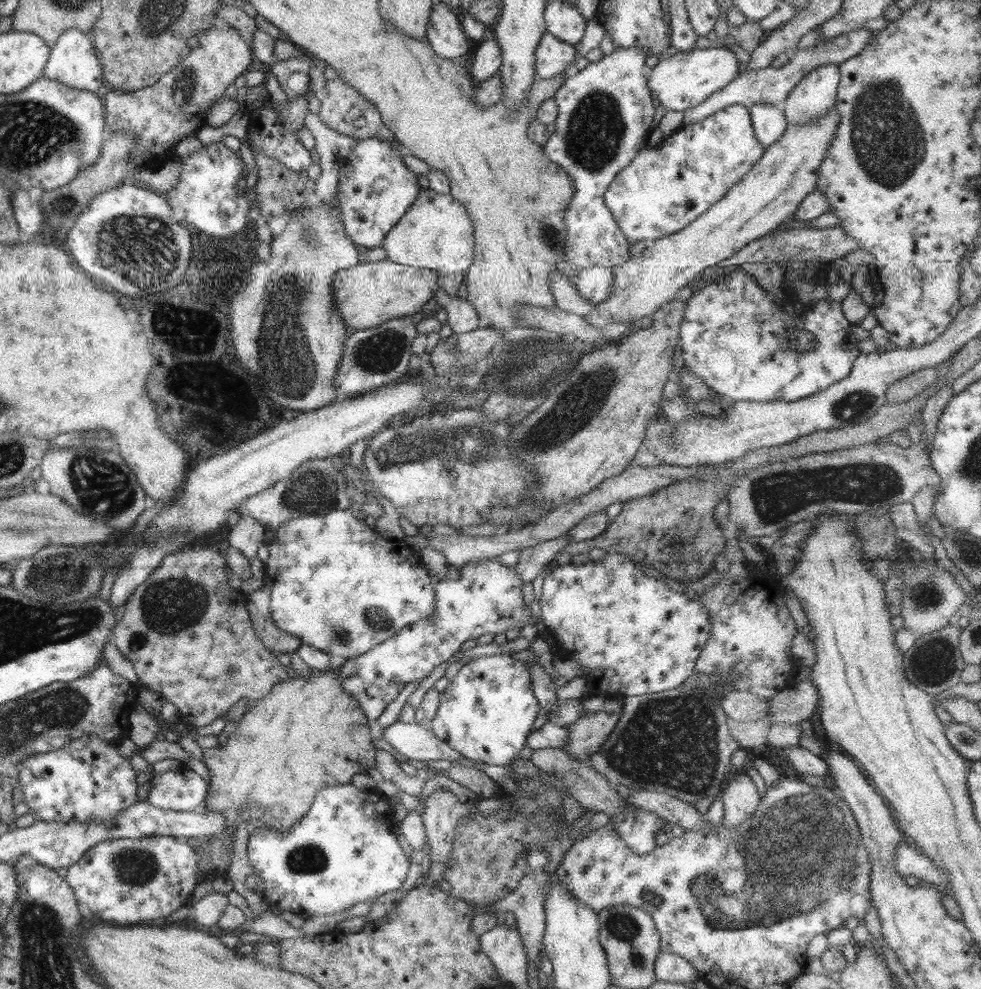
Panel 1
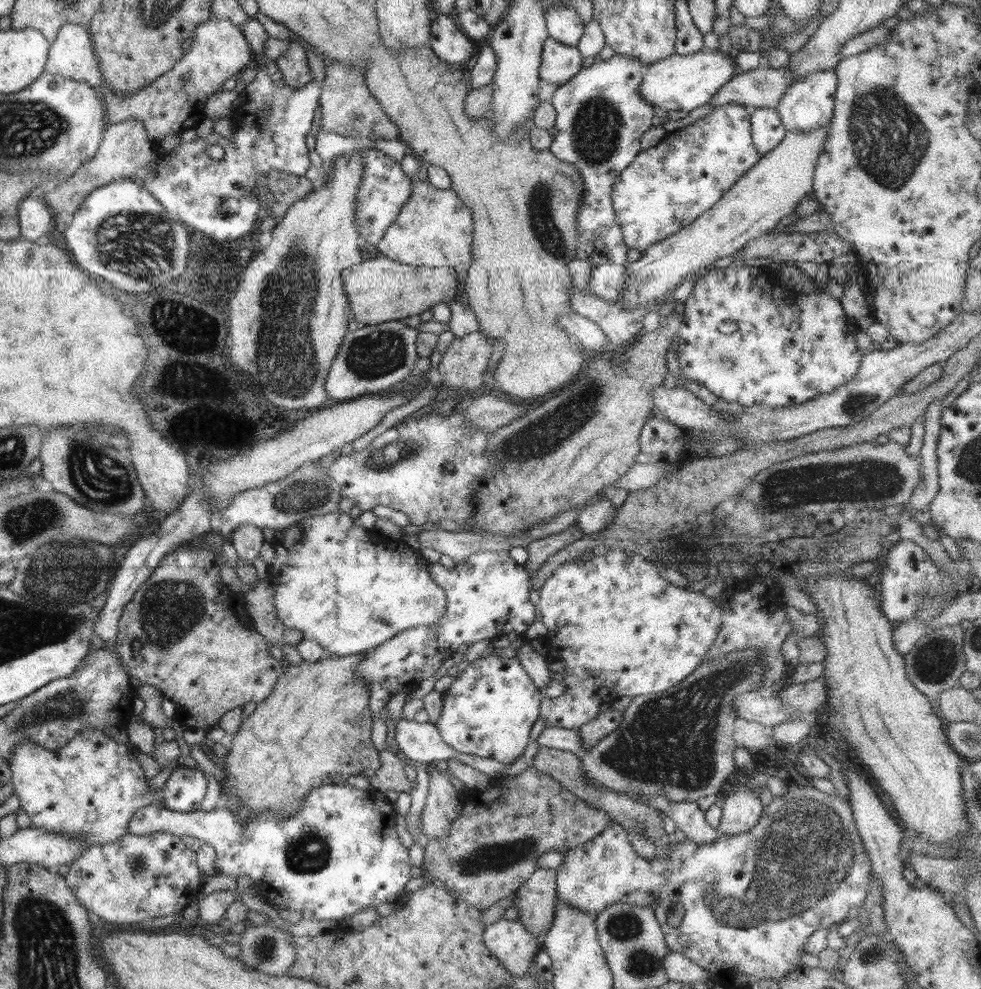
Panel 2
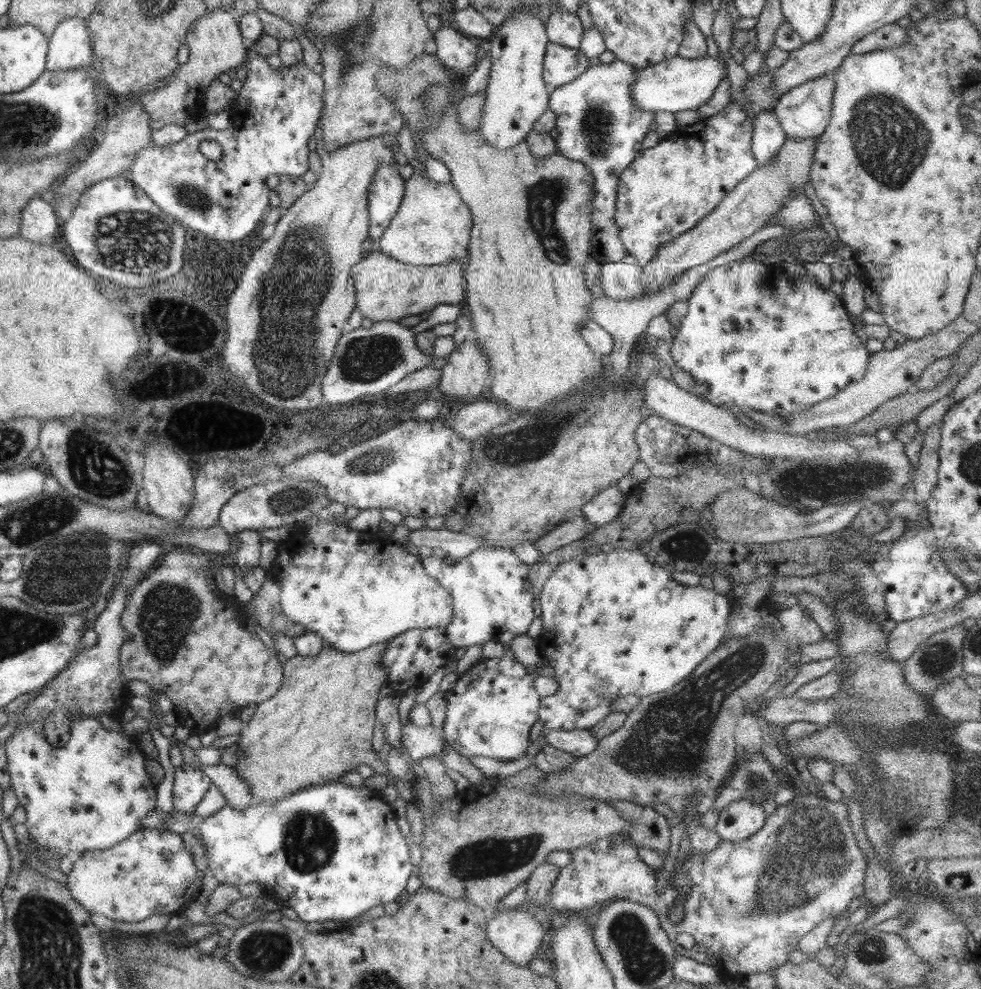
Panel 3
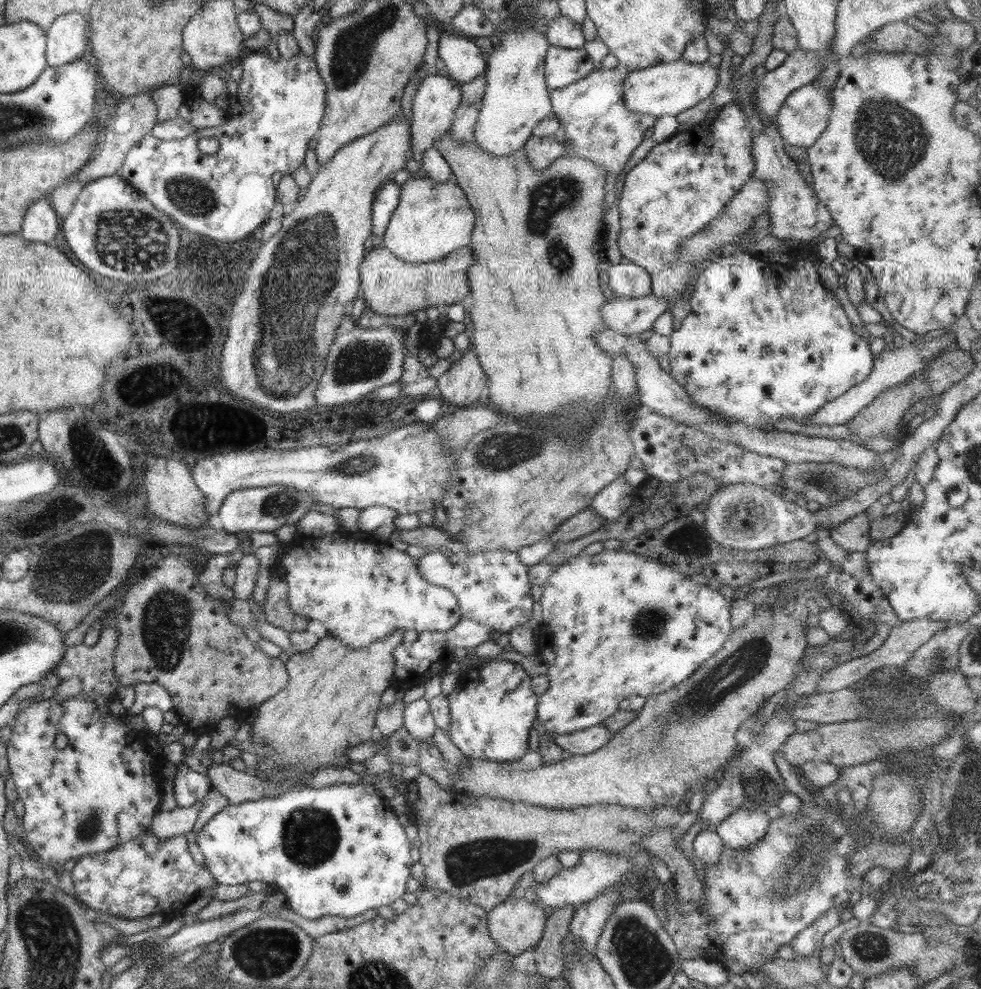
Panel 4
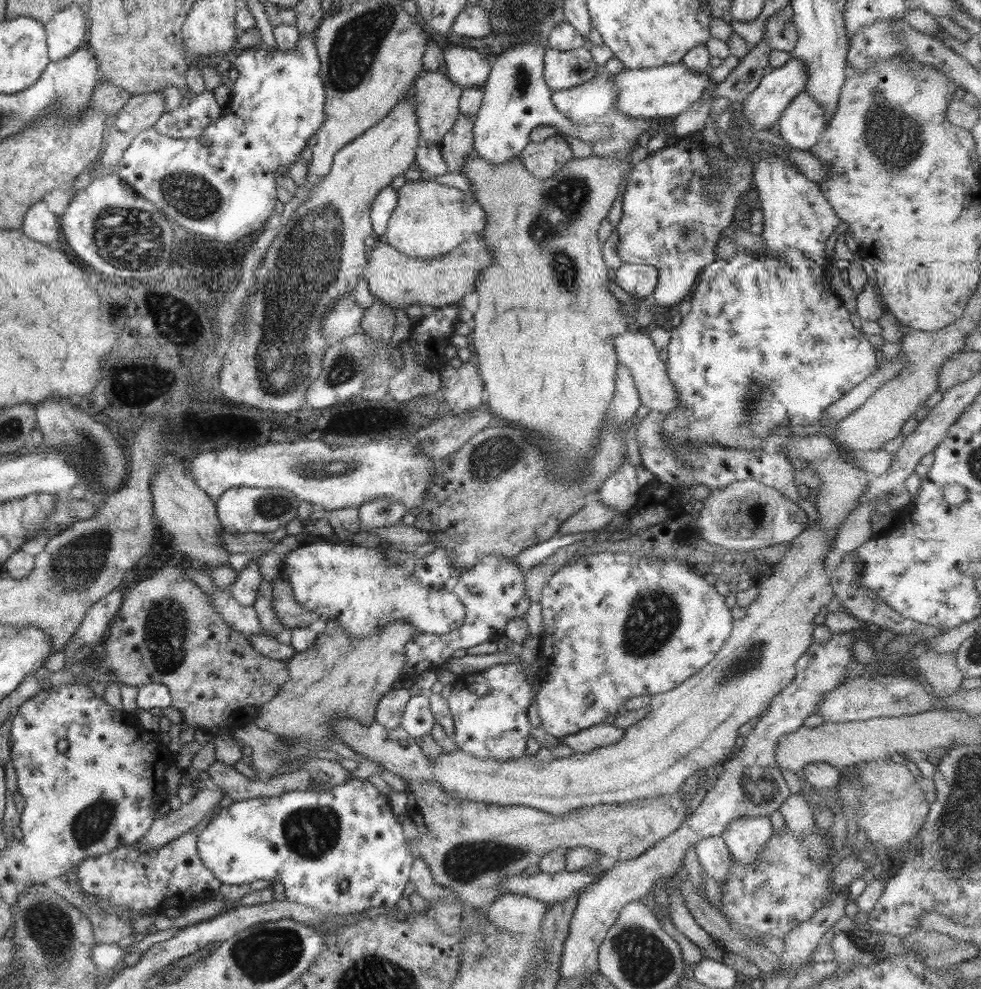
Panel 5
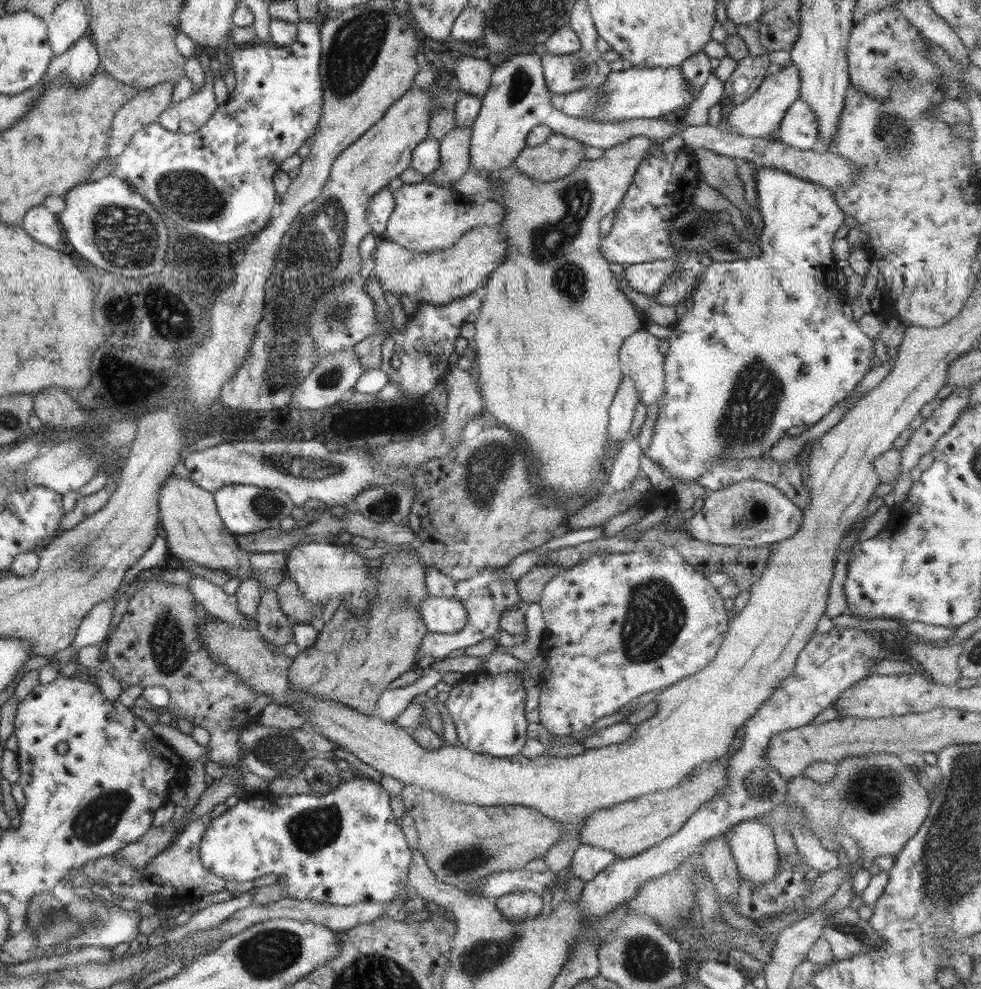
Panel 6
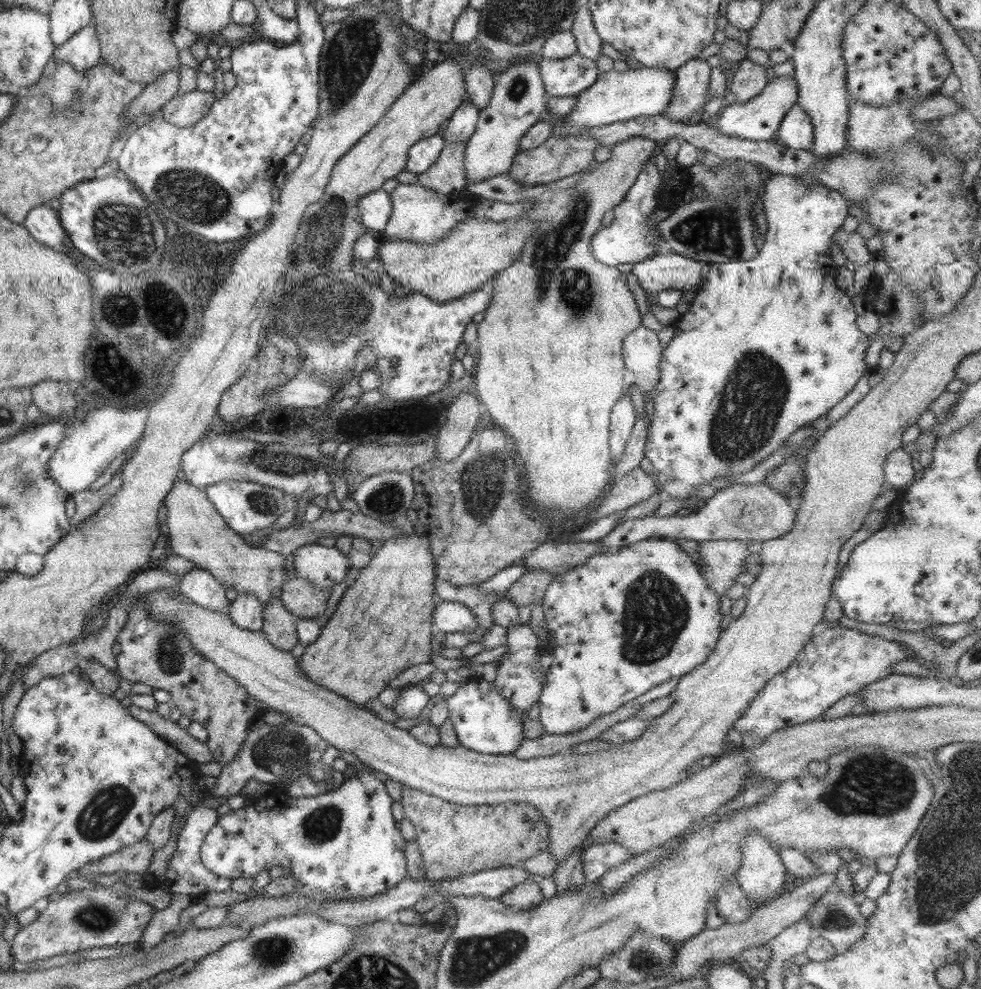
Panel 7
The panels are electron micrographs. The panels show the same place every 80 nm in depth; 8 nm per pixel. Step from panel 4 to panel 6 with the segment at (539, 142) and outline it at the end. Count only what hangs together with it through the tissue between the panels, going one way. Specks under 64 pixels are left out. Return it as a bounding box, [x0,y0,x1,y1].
[514,134,586,183]

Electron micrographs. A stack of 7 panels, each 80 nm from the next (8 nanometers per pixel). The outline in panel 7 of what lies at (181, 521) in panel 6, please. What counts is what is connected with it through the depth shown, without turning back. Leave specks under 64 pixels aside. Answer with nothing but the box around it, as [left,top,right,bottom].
[163,480,290,606]

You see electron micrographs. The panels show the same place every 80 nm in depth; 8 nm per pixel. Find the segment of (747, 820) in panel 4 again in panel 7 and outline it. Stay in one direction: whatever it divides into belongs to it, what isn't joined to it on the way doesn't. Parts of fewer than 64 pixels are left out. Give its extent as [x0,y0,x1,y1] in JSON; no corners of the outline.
[736,833,787,905]

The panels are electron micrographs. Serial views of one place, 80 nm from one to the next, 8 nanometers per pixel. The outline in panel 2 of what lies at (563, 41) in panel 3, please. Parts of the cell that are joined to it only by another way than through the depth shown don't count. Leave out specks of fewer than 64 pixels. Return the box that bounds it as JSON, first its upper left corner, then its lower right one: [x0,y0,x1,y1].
[544,4,585,47]

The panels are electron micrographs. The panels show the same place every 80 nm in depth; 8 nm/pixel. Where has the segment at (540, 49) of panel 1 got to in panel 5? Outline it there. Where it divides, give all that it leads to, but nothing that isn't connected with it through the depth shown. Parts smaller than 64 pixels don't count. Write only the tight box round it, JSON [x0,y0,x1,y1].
[543,47,596,92]

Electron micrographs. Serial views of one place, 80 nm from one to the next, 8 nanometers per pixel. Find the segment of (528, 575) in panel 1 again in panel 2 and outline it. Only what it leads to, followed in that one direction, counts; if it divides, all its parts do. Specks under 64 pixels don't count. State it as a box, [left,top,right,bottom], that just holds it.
[524,521,583,578]

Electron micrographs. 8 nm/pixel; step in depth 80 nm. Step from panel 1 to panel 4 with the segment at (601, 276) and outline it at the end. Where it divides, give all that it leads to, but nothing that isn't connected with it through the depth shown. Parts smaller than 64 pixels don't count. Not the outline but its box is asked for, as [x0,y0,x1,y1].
[604,264,652,298]

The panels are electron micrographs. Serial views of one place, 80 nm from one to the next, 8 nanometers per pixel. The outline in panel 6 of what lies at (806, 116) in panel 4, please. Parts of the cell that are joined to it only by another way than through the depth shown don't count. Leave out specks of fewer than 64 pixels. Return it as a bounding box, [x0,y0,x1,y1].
[775,99,819,150]

